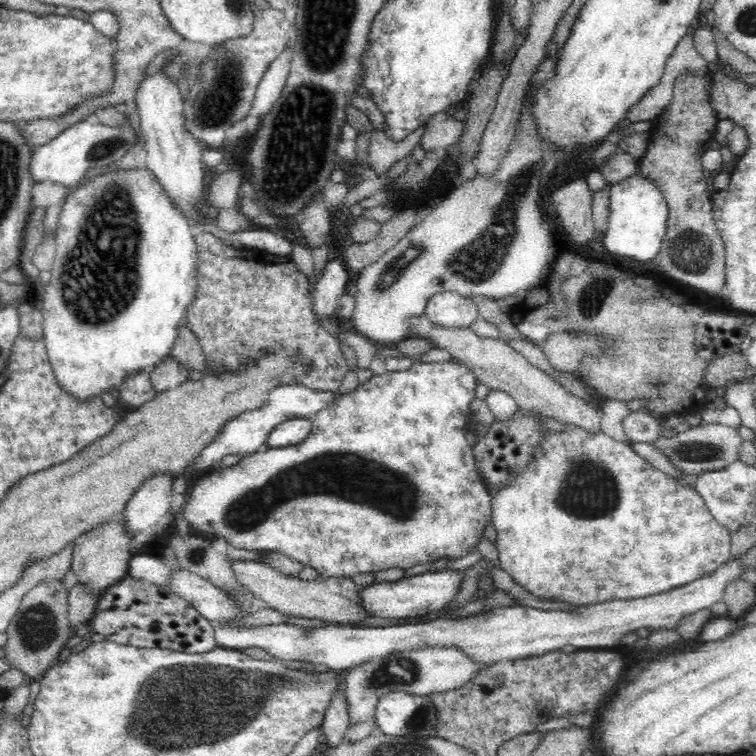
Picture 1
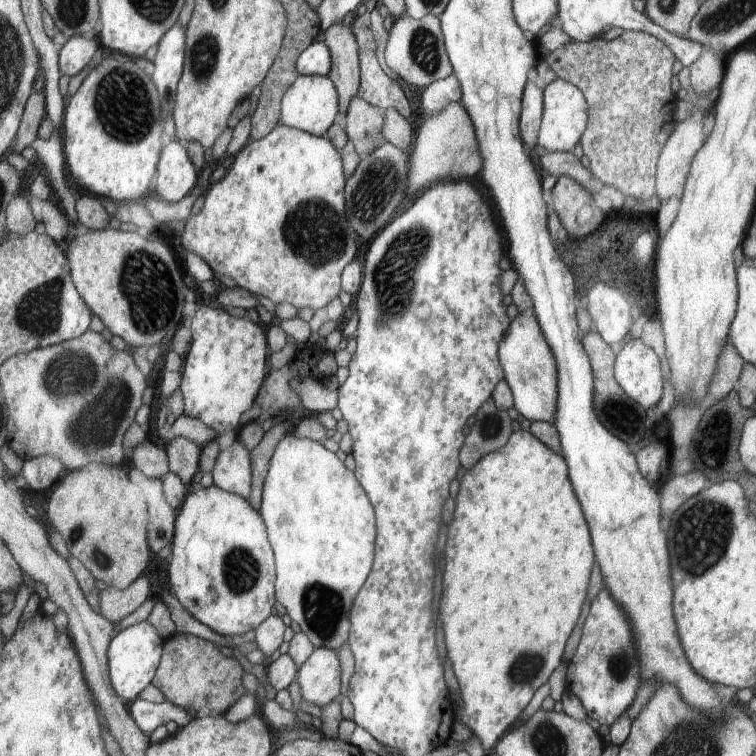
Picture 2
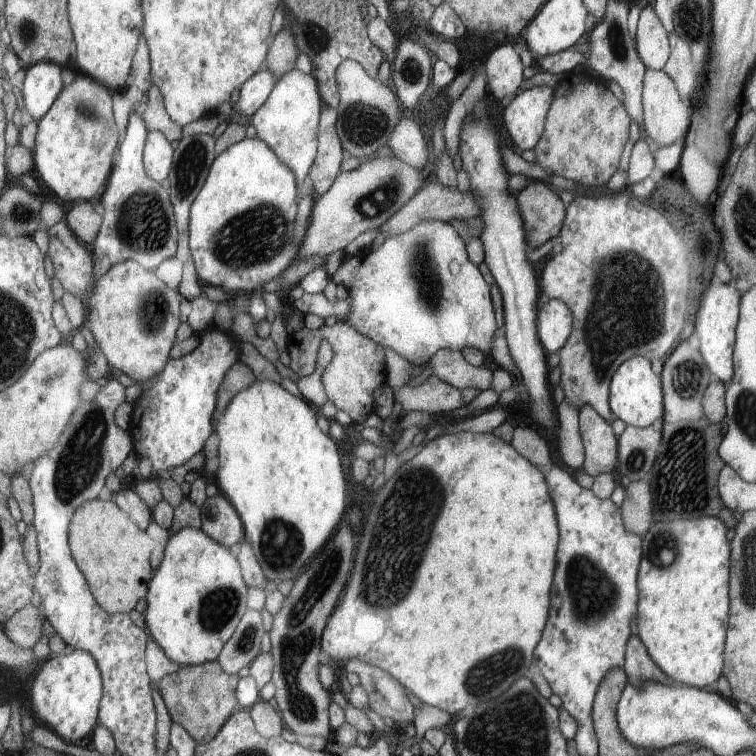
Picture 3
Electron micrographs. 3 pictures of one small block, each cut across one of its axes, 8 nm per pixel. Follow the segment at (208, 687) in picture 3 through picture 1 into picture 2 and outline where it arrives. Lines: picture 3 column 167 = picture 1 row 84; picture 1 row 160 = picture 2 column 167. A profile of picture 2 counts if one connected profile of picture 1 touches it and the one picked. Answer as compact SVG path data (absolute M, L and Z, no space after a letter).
M175 632L164 639L160 666L152 683L162 692L165 701L183 707L192 719L196 719L227 712L245 692L241 674L241 665L224 656L213 643L188 633Z

